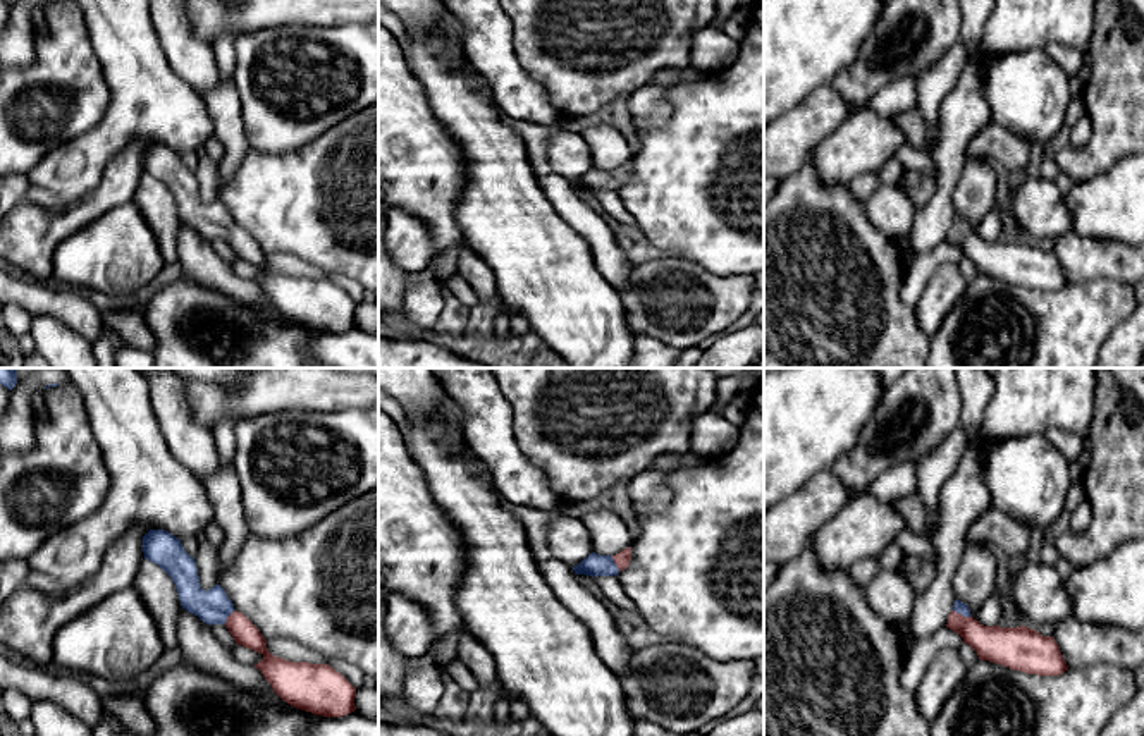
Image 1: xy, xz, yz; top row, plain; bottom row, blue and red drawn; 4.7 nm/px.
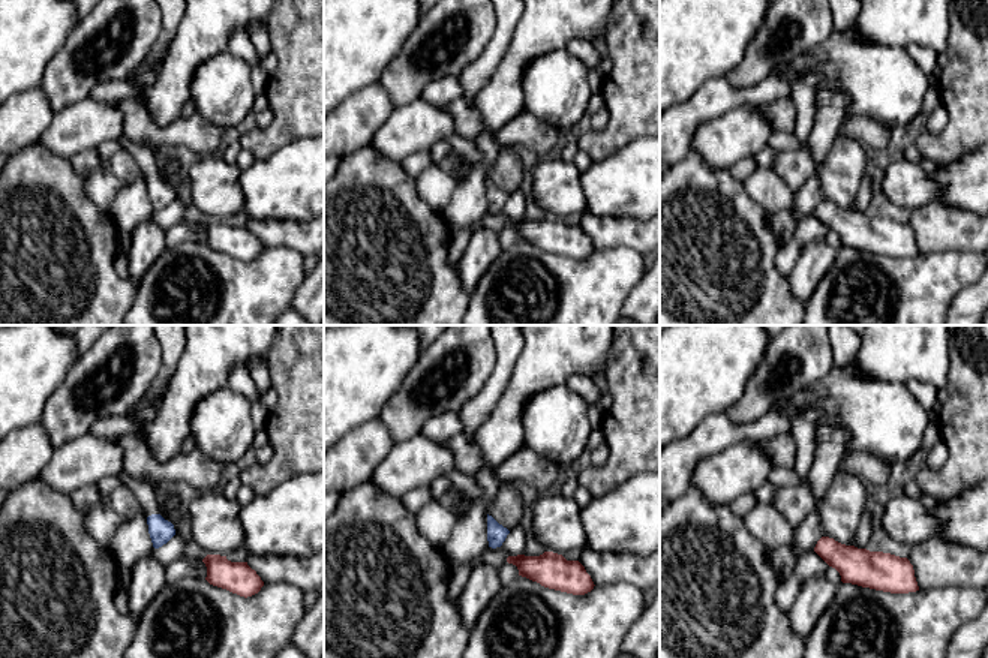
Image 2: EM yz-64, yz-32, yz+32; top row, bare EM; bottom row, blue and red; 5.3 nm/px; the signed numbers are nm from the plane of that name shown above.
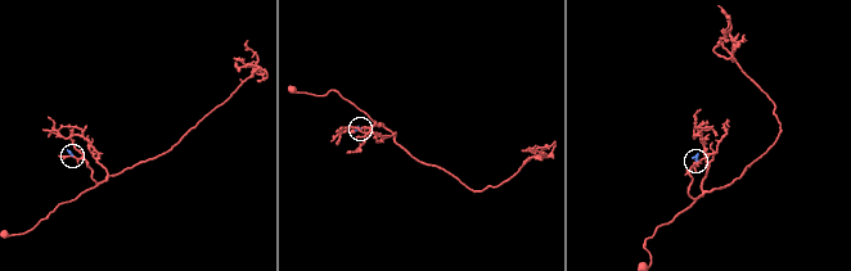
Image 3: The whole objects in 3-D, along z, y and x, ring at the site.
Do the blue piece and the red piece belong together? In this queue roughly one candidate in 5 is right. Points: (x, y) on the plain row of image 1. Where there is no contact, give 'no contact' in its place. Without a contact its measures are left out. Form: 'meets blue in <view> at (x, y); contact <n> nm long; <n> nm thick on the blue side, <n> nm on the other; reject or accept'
meets blue in yz at (962, 229); contact 90 nm long; 60 nm thick on the blue side, 180 nm on the other; accept

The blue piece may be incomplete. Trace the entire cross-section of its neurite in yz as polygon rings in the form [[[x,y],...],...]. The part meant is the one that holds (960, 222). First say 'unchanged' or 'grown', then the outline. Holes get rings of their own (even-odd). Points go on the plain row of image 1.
grown | [[[955,215],[946,242],[956,246],[981,275],[1037,291],[1060,291],[1068,285],[1053,251],[1043,251],[1027,241],[984,241],[960,215]]]

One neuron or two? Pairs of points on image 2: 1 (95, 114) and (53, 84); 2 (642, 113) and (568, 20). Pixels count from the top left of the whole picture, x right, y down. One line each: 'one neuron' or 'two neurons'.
1: two neurons
2: two neurons

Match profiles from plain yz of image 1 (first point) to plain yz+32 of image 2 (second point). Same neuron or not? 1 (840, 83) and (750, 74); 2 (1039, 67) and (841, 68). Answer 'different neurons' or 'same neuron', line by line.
1: same neuron
2: same neuron

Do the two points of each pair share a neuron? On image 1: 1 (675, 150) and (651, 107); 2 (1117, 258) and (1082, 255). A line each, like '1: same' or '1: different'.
1: different
2: same

